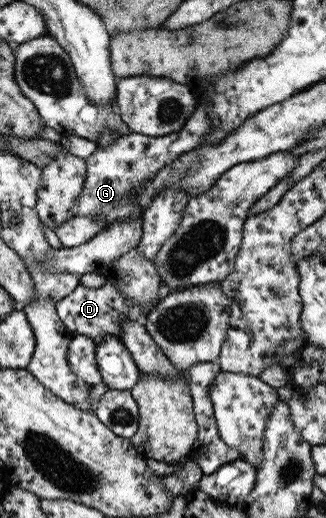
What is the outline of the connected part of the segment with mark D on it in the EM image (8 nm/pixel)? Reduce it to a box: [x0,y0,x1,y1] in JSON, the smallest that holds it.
[56,282,143,345]

